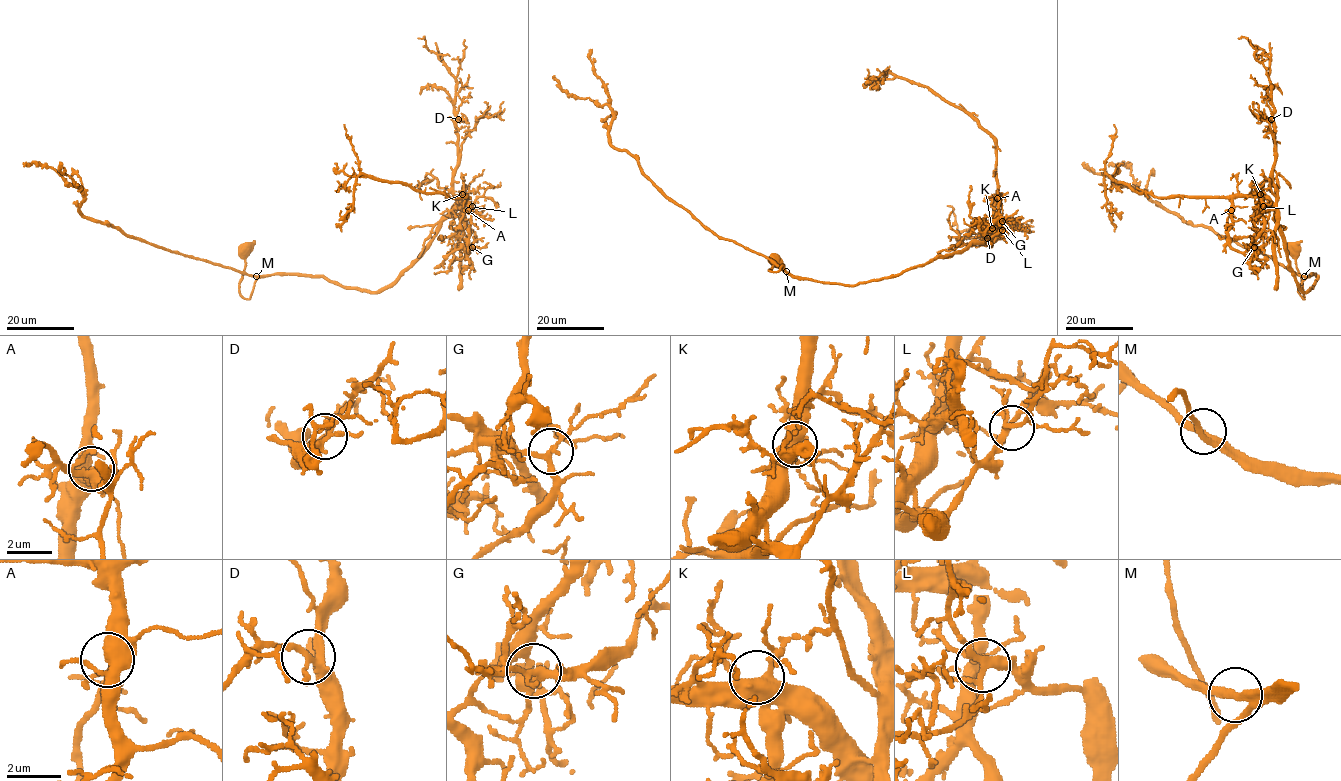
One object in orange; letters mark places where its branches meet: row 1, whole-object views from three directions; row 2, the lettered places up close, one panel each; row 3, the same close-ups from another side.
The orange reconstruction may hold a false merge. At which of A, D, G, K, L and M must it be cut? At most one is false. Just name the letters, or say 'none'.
G

